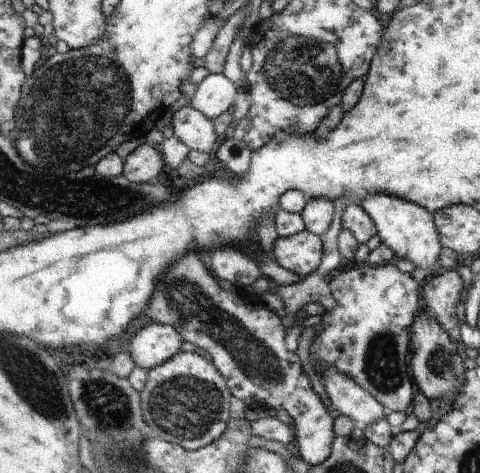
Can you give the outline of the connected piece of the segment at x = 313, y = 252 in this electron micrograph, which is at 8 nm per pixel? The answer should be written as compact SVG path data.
M303 230L288 238L277 238L270 254L278 266L305 278L319 267L322 243L317 236Z

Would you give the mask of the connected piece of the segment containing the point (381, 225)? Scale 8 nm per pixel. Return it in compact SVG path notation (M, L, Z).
M367 194L361 200L360 208L374 223L376 235L391 252L393 260L403 259L413 264L413 268L425 270L427 278L438 271L437 260L441 244L438 242L431 213L403 198L387 196L387 194Z

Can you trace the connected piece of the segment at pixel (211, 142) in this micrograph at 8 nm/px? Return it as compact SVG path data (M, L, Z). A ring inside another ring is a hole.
M190 105L173 113L170 124L174 135L190 150L210 154L222 139L215 135L213 122Z

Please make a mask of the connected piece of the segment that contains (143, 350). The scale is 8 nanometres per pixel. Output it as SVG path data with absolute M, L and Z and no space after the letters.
M152 323L137 331L128 345L128 352L137 367L147 371L171 361L181 352L183 336L173 326Z

